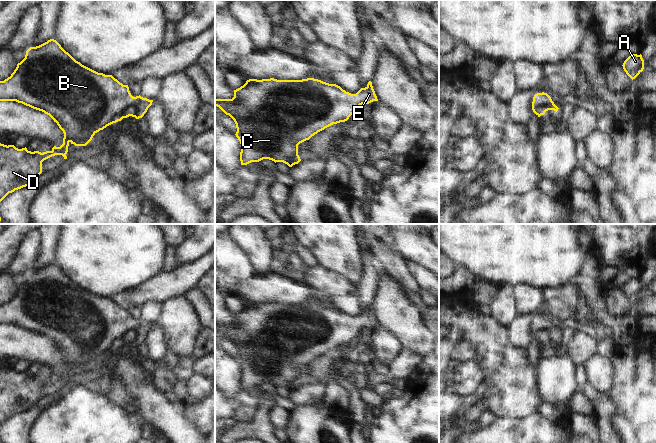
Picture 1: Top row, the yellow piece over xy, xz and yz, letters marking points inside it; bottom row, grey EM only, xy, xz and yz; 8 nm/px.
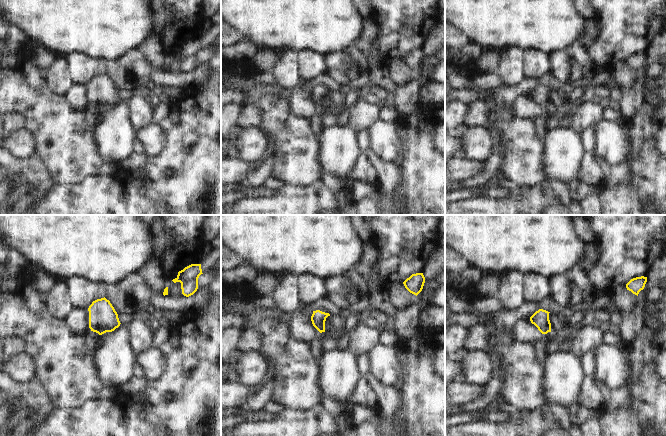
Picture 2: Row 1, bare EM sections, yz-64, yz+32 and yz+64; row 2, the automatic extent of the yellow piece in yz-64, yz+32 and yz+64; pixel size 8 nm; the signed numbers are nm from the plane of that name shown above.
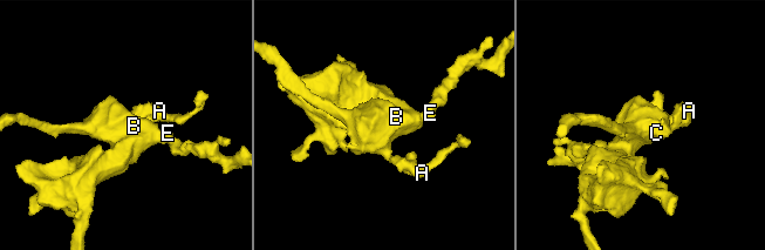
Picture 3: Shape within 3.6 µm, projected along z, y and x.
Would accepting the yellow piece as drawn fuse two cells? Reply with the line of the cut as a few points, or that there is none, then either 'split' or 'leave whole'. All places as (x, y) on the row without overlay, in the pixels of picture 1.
cut none; leave whole

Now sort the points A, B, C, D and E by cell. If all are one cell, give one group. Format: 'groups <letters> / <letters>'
groups A B C D E

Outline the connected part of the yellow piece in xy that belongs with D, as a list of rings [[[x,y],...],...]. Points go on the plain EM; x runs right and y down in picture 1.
[[[54,263],[26,275],[25,282],[17,288],[10,301],[0,305],[0,325],[16,325],[33,333],[49,339],[64,357],[63,368],[54,370],[51,375],[39,376],[28,375],[27,372],[18,373],[14,369],[0,367],[0,426],[15,414],[29,410],[42,397],[42,386],[52,380],[62,379],[67,383],[69,368],[86,370],[93,360],[107,350],[121,345],[129,340],[136,343],[142,342],[152,329],[153,324],[143,322],[140,319],[133,321],[128,309],[123,309],[112,299],[98,297],[76,285]]]

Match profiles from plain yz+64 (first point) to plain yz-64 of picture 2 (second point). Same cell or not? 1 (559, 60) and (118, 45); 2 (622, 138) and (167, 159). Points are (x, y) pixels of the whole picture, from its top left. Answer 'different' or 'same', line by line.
1: different
2: different

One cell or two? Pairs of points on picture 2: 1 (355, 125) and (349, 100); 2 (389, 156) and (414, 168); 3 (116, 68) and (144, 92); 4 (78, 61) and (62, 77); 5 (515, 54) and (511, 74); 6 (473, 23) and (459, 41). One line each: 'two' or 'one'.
1: two
2: two
3: one
4: two
5: one
6: two

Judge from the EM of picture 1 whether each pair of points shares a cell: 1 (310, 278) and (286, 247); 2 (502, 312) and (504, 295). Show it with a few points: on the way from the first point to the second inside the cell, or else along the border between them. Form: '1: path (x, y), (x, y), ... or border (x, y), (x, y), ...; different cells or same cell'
1: border (308, 268), (300, 281); different cells
2: path (503, 308), (504, 299); same cell

